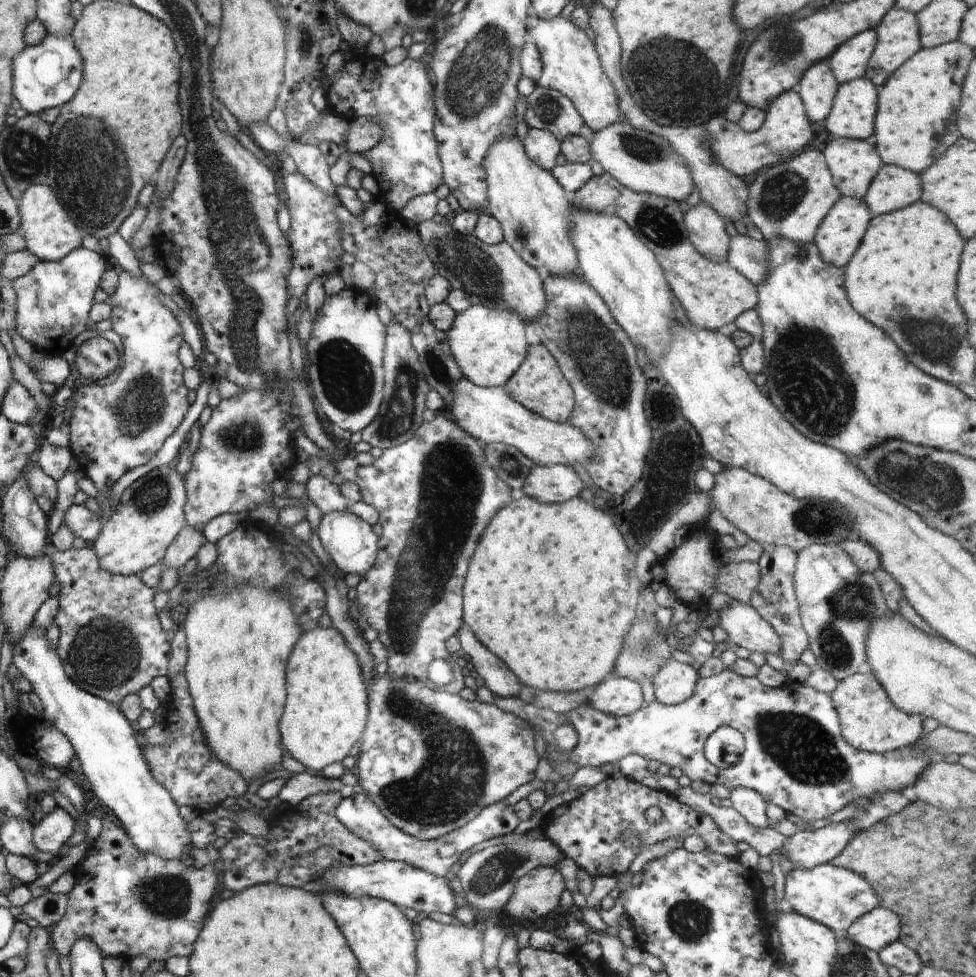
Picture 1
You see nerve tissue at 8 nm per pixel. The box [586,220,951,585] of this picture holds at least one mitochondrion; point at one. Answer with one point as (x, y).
(809, 376)

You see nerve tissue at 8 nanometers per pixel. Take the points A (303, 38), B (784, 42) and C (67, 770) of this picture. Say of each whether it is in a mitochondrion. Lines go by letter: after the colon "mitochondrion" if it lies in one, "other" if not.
A: mitochondrion
B: mitochondrion
C: other

